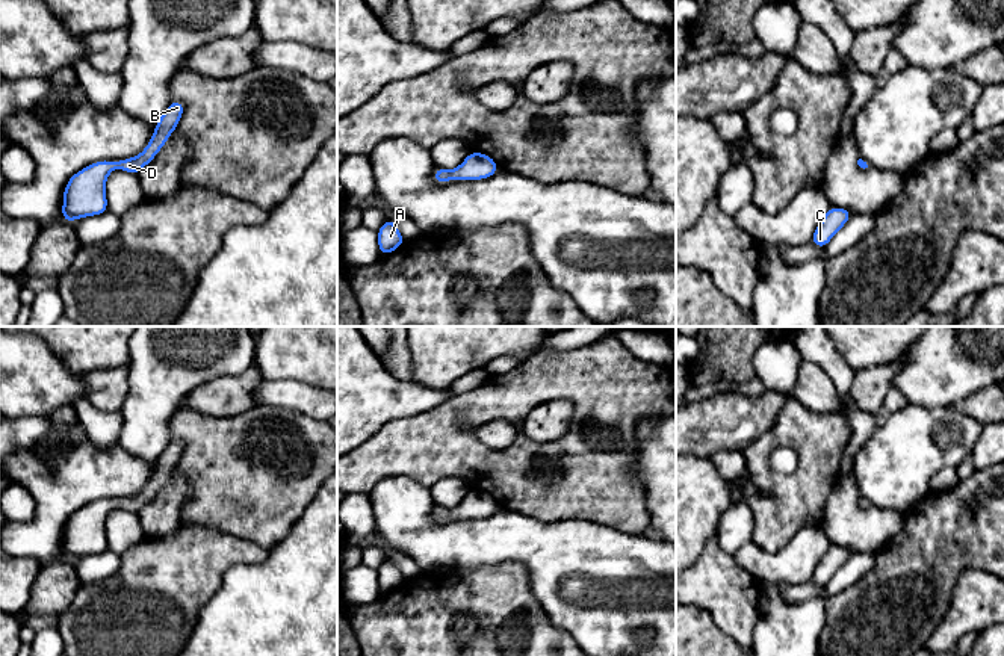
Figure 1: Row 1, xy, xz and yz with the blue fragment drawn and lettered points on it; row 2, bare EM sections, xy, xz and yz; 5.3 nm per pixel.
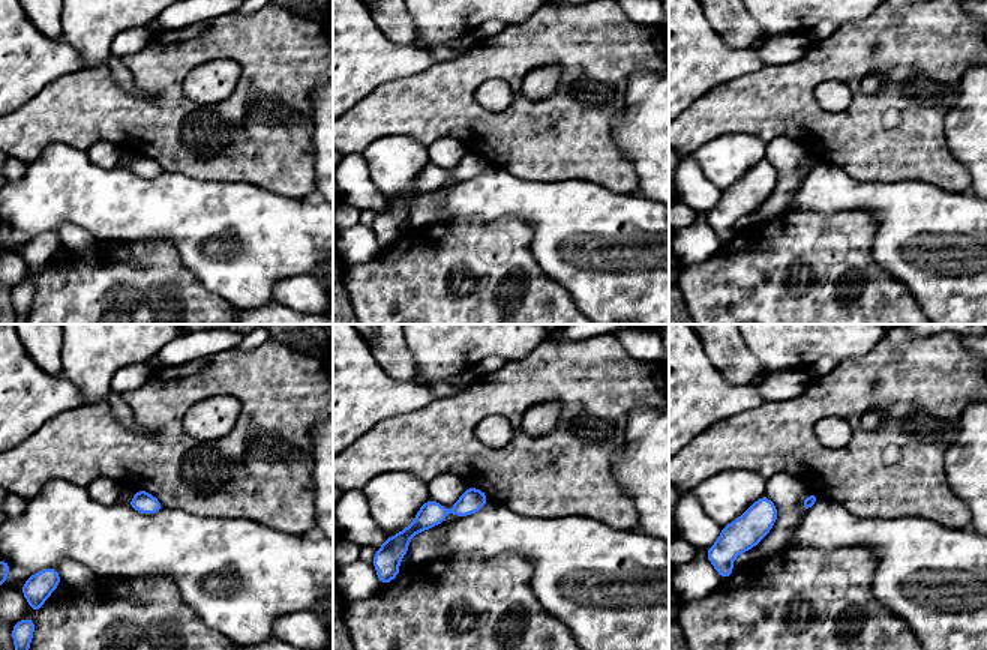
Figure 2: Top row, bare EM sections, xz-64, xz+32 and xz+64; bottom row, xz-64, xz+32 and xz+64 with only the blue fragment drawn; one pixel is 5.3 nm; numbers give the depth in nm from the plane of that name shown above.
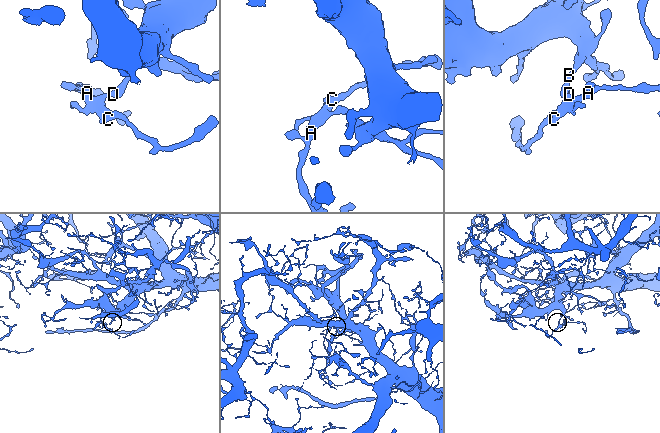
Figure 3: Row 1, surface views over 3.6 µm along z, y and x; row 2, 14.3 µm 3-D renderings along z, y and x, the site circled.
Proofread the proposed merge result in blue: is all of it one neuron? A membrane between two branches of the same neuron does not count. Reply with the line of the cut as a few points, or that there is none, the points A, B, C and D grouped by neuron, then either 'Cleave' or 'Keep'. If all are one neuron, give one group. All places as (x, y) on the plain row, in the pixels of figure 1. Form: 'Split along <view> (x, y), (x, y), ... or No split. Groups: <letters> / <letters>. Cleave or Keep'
No split. Groups: A B C D. Keep

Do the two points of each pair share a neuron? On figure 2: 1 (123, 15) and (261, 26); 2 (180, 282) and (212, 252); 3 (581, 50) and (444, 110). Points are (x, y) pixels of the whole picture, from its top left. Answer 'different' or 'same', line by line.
1: different
2: different
3: same

